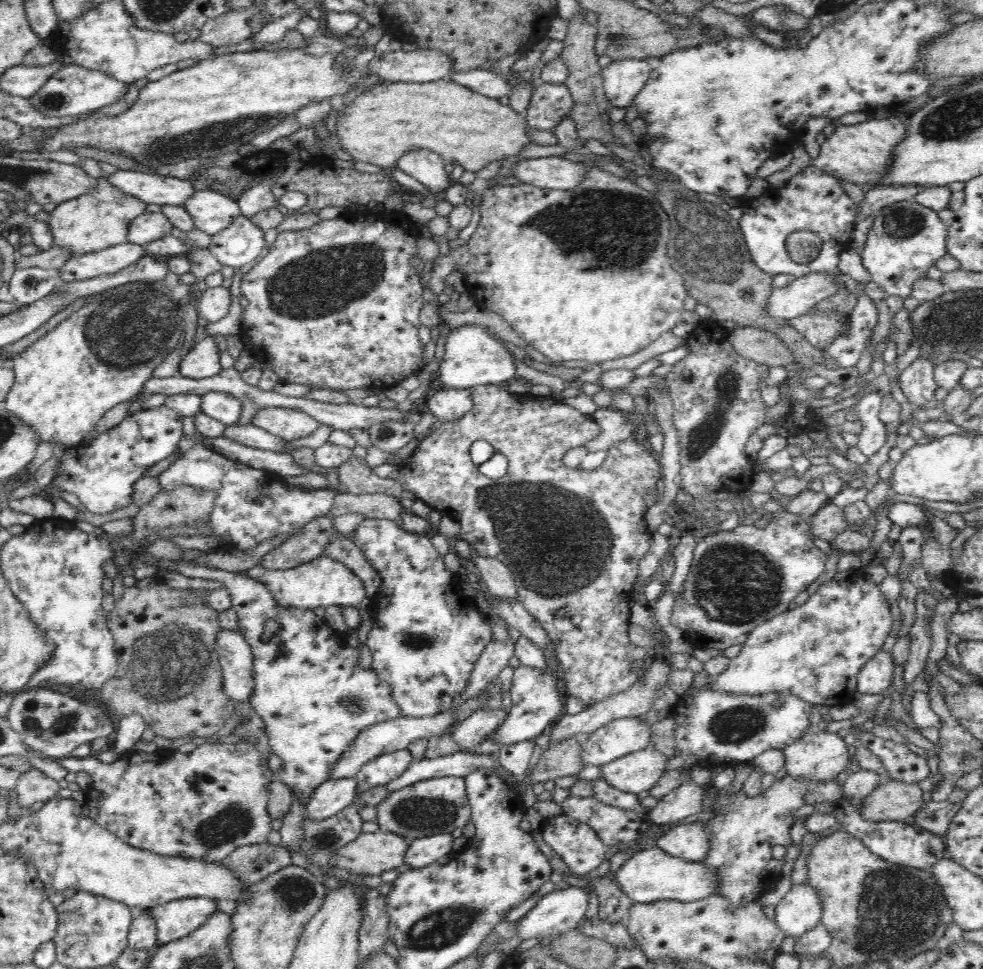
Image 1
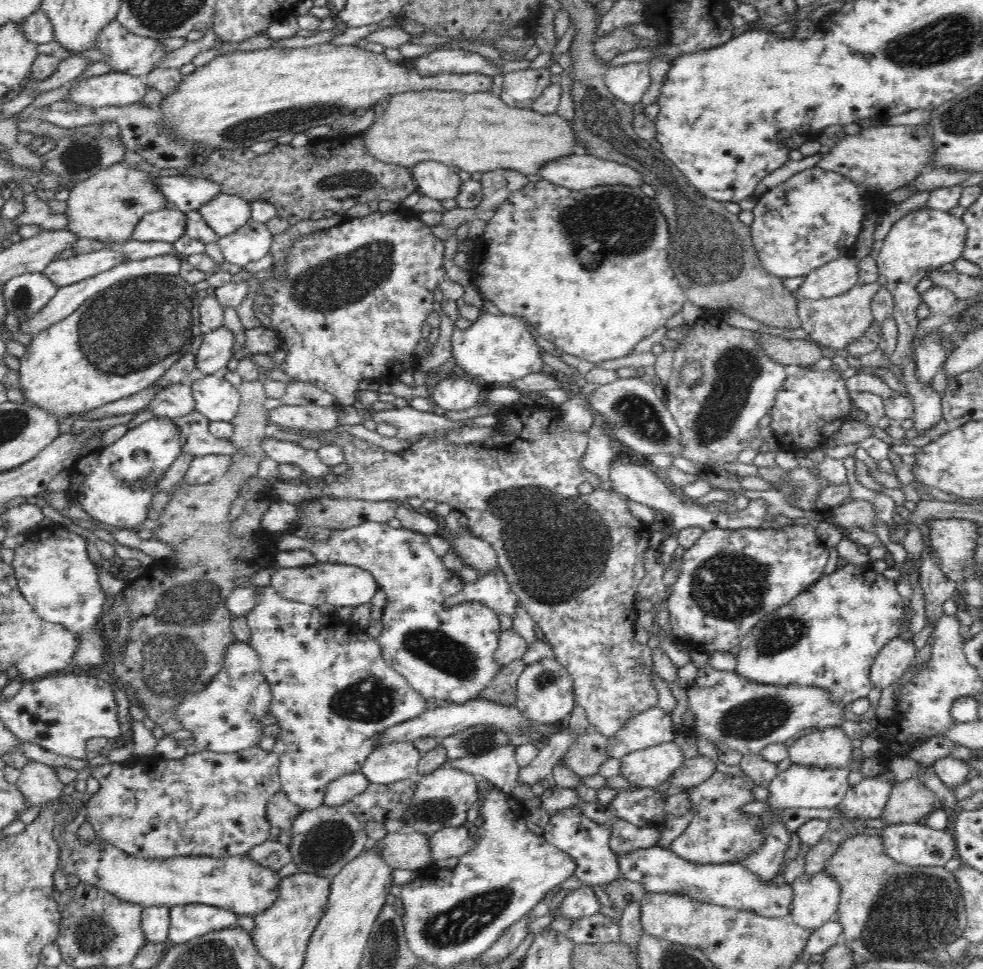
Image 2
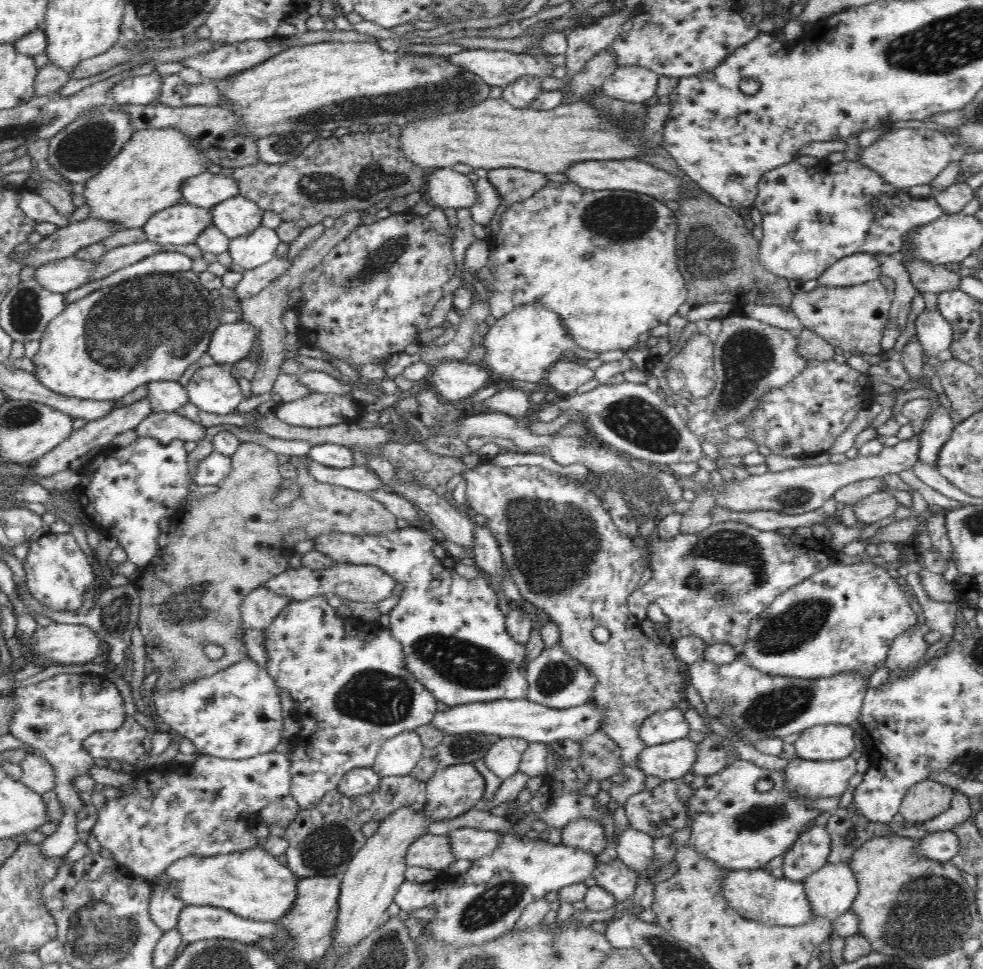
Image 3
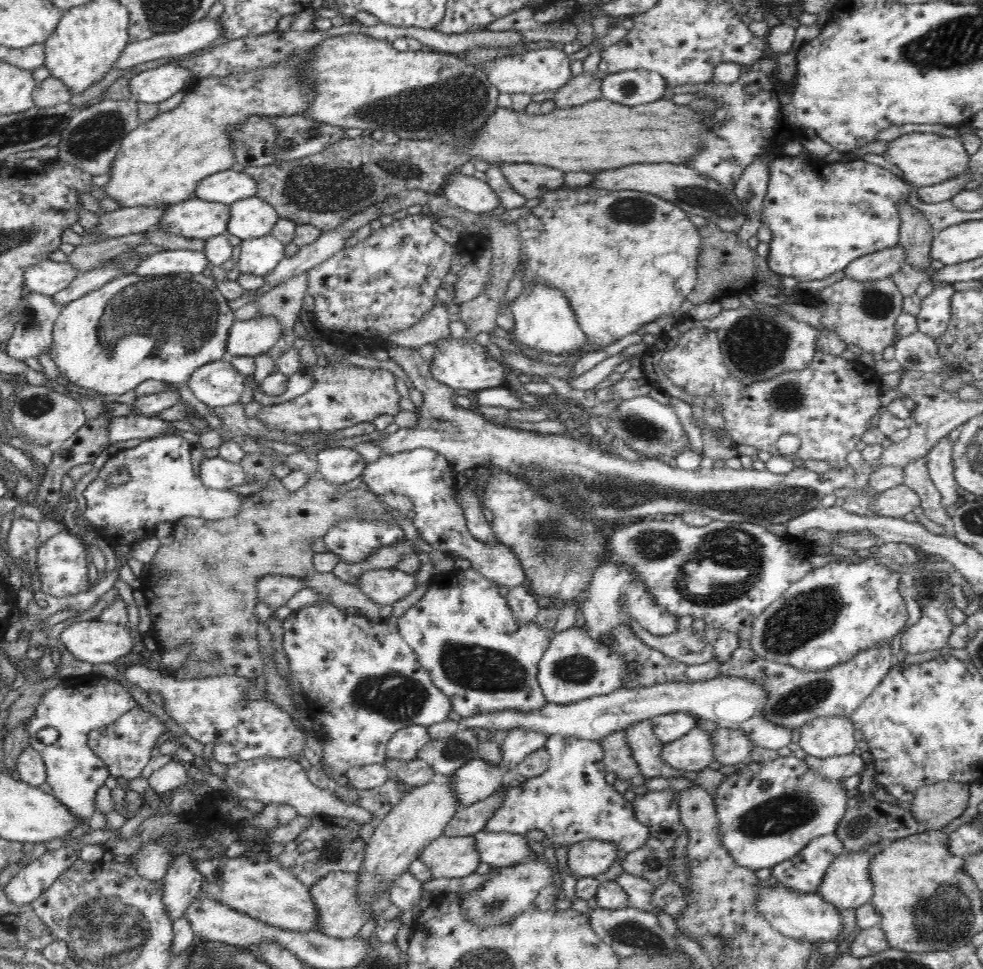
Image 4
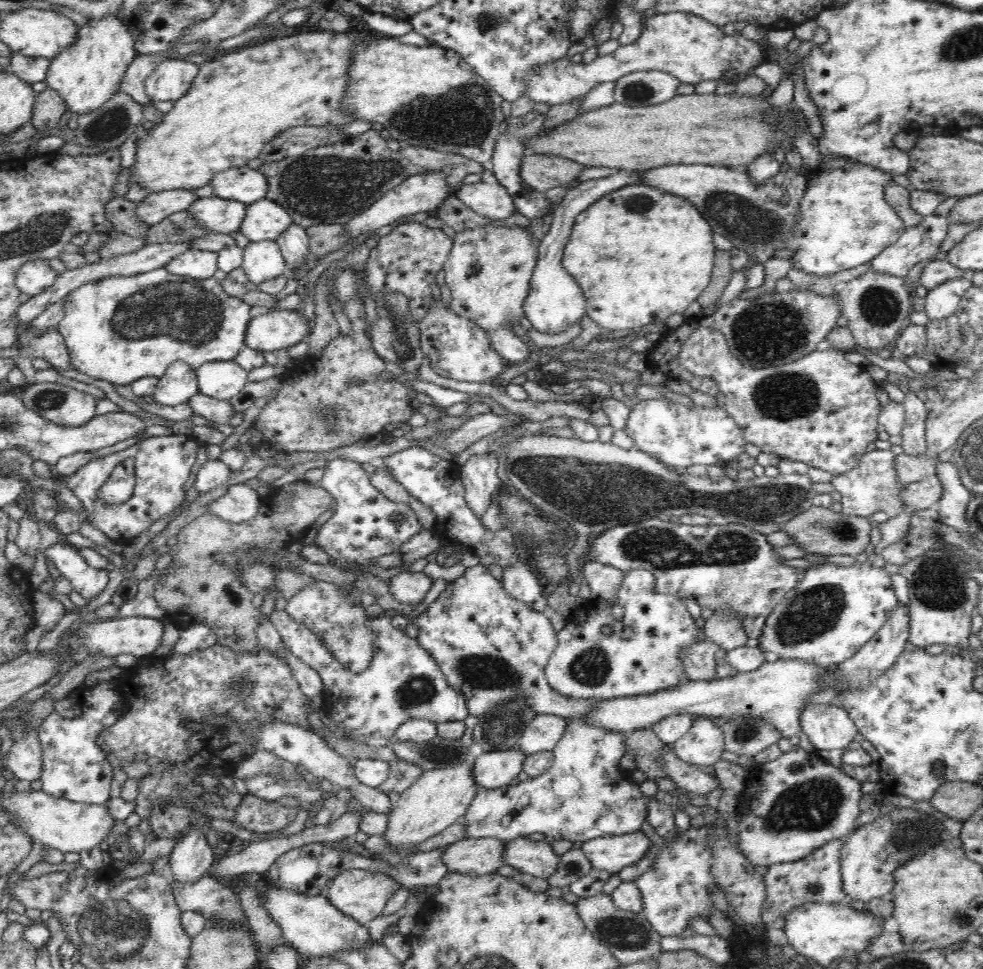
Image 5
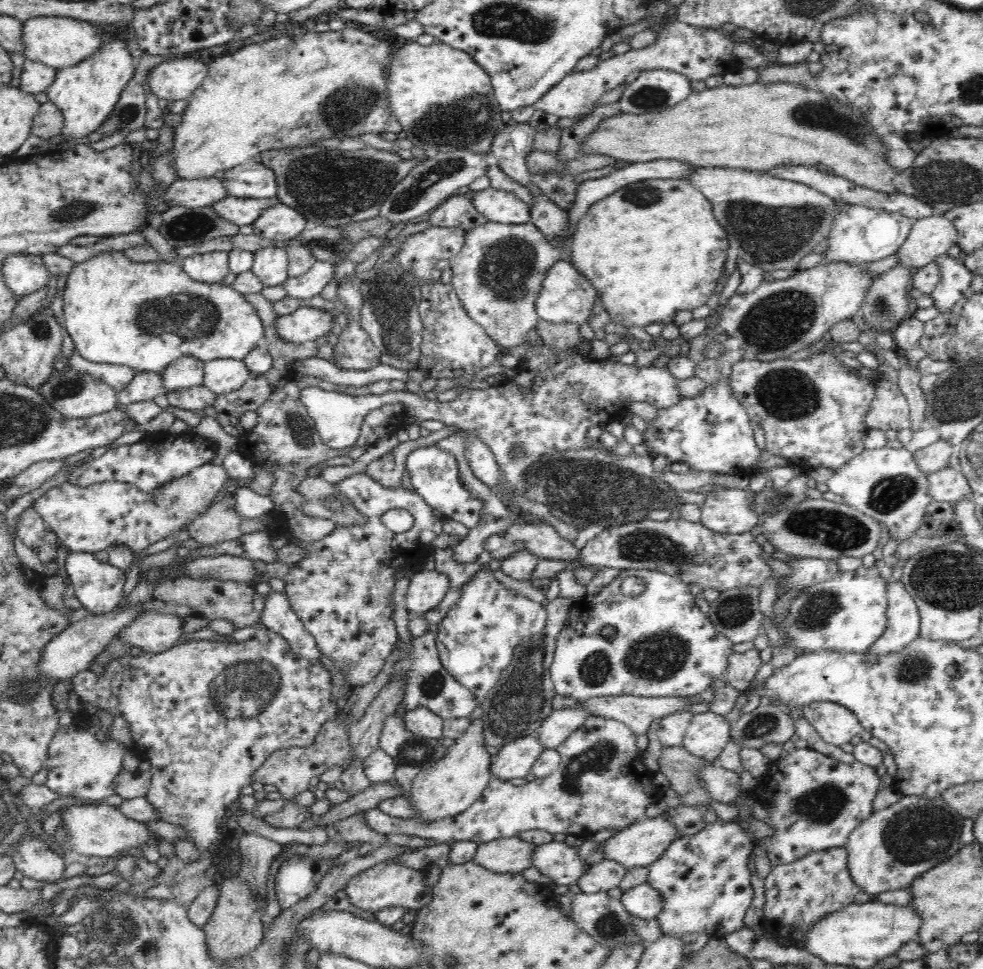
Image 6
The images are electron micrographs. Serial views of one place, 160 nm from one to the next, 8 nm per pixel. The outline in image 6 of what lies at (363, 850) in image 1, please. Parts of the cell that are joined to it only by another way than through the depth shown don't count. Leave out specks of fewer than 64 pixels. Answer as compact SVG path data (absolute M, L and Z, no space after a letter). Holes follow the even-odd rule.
M512 836L477 846L472 862L498 873L520 873L532 866L531 858L538 845Z

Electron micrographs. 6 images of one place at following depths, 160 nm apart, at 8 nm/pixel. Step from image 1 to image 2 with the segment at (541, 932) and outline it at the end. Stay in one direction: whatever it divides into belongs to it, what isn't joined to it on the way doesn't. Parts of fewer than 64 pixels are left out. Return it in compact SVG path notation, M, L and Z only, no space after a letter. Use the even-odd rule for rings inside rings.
M583 884L578 889L570 890L560 906L553 911L557 917L579 919L598 913L598 908L600 908L598 897L588 884Z

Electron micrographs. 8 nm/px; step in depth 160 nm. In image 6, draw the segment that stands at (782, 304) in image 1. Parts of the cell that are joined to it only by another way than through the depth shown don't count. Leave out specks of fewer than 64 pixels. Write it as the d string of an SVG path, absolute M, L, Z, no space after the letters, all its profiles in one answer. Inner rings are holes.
M944 214L915 219L905 243L895 252L897 264L915 271L934 262L956 244L956 227Z

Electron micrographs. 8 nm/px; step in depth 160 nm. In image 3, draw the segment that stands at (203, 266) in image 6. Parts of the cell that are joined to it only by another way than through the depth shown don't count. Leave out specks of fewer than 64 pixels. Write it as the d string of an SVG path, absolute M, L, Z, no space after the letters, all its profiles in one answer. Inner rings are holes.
M160 251L144 258L144 260L136 261L134 264L120 268L111 275L104 278L85 283L78 288L69 290L64 294L65 304L76 302L84 296L88 296L90 292L106 288L106 286L117 285L119 282L128 280L134 276L142 274L154 273L176 273L187 272L192 268L193 259L178 252Z

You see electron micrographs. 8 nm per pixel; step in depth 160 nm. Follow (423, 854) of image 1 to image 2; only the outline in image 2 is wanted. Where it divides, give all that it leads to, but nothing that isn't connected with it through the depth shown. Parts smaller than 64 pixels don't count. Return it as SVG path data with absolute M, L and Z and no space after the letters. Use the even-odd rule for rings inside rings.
M464 825L437 830L428 835L431 858L436 864L452 856L460 858L475 847L476 839L477 835L472 835Z

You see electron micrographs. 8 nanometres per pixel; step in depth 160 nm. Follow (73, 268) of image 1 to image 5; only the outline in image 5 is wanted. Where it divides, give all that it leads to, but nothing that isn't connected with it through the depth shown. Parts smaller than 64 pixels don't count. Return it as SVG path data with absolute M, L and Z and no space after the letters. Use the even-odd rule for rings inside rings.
M40 258L28 260L24 262L24 266L16 270L13 277L20 292L34 296L48 290L56 282L56 270L52 269L48 261Z

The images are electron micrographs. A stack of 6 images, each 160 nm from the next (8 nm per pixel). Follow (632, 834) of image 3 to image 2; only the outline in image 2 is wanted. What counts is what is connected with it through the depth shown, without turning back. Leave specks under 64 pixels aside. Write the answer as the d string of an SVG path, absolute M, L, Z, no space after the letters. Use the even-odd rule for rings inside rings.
M666 847L638 848L618 856L623 877L645 886L645 892L680 892L696 900L739 911L752 911L768 918L791 916L793 888L790 884L770 885L752 874L745 866L734 863L700 864L687 861Z

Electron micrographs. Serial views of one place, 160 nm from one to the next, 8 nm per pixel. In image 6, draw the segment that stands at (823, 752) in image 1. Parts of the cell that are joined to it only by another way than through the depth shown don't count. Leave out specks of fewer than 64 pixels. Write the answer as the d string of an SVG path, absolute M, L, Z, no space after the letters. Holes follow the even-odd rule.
M812 702L802 706L802 712L806 722L814 726L822 740L834 746L840 747L864 731L851 710L833 702Z

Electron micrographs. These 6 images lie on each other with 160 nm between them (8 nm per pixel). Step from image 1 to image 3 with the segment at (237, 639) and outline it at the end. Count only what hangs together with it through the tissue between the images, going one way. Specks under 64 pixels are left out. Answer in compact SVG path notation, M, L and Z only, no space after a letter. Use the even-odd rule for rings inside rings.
M249 657L218 673L212 673L210 676L186 684L182 688L176 688L176 690L157 692L154 687L148 698L154 702L157 714L162 717L162 722L166 722L175 734L181 734L191 740L196 746L197 752L202 755L245 759L274 751L274 747L282 740L284 717L282 717L278 687L267 669L259 666Z

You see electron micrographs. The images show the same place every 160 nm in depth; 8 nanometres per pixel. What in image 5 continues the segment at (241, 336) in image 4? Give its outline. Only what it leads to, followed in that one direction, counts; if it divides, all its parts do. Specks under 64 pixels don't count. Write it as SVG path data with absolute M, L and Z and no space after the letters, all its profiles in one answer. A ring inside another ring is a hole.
M274 309L252 318L248 323L245 345L263 352L282 350L306 339L304 336L310 333L304 314Z

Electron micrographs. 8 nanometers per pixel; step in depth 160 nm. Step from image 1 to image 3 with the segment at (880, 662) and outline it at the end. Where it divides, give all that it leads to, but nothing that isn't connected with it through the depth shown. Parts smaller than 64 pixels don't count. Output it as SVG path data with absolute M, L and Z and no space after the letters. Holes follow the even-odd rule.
M922 624L918 629L896 636L886 658L886 667L891 671L904 670L915 665L924 656L929 656L934 648L923 637L928 632L930 630Z

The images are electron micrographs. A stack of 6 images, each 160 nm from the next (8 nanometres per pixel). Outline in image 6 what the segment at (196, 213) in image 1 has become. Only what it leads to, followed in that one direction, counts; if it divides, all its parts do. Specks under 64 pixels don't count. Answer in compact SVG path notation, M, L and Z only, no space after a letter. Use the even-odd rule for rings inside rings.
M278 203L266 208L252 223L253 233L268 240L289 240L307 228L307 220L296 209Z

